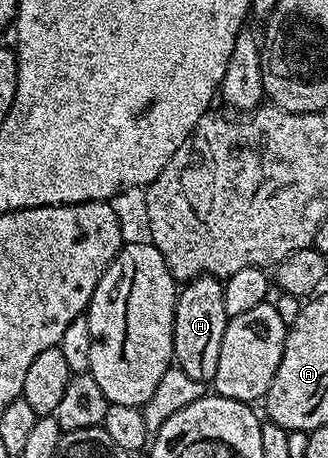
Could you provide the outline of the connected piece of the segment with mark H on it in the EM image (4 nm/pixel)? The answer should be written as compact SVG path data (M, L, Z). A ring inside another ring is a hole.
M203 274L180 287L173 317L173 362L194 380L209 384L219 368L219 344L223 344L226 316L222 279Z

